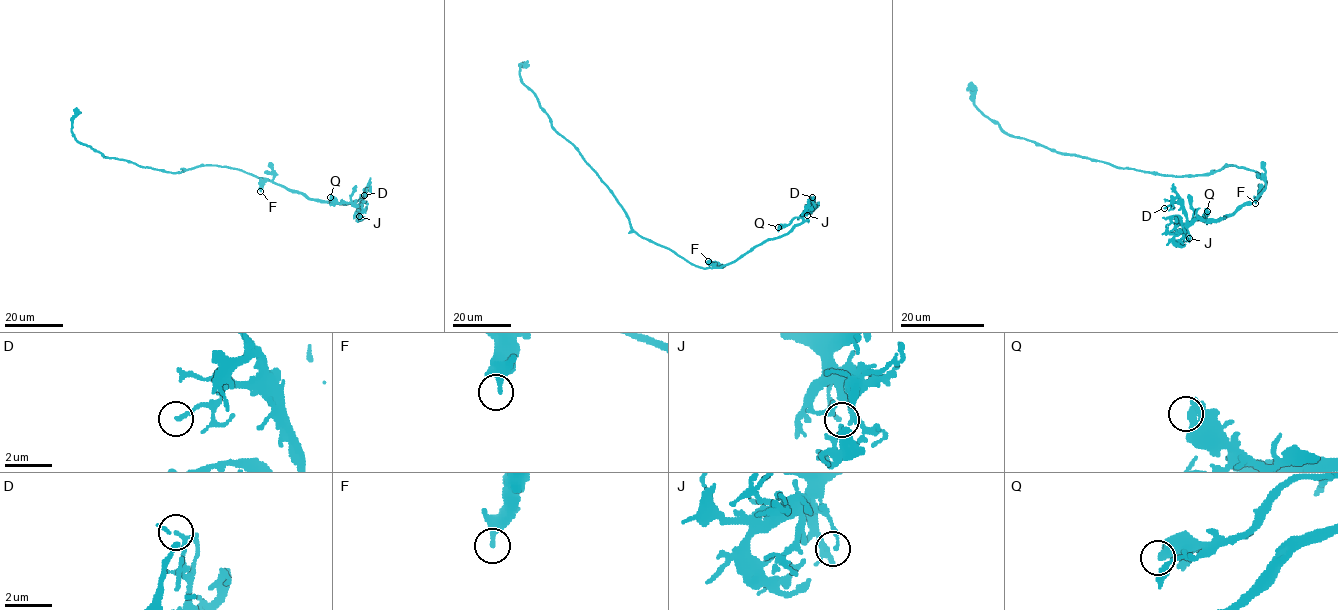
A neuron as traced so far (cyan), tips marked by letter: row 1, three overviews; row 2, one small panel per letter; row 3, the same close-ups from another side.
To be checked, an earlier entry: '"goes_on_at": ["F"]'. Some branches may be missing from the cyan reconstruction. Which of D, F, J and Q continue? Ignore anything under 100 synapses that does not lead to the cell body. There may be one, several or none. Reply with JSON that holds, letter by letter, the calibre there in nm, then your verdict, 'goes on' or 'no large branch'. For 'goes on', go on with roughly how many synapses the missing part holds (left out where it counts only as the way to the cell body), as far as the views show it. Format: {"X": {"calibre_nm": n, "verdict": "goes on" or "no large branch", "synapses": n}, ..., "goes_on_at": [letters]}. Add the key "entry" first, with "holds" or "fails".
{"entry": "fails", "D": {"calibre_nm": 180, "verdict": "no large branch"}, "F": {"calibre_nm": 240, "verdict": "no large branch"}, "J": {"calibre_nm": 150, "verdict": "no large branch"}, "Q": {"calibre_nm": 360, "verdict": "no large branch"}, "goes_on_at": []}

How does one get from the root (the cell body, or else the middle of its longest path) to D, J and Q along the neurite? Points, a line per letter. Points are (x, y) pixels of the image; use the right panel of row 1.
D: (1216, 171), (1243, 167), (1266, 185), (1218, 219), (1188, 222), (1179, 204), (1164, 208)
J: (1216, 171), (1229, 165), (1243, 167), (1258, 172), (1266, 185), (1232, 214), (1196, 218), (1187, 228), (1189, 238)
Q: (1216, 171), (1229, 165), (1243, 167), (1258, 172), (1266, 185), (1232, 214), (1192, 219), (1203, 221), (1207, 211)

